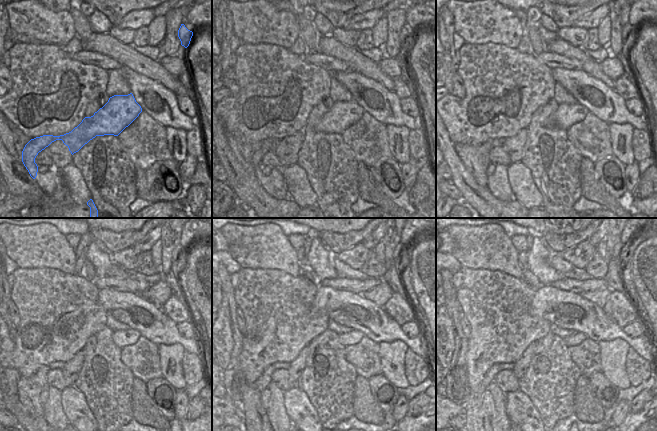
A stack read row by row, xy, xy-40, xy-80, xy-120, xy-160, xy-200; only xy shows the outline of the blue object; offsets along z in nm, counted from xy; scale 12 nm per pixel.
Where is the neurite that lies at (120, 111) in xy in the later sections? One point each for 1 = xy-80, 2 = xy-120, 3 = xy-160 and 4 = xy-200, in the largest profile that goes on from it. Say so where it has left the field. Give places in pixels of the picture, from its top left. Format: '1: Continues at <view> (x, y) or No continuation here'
1: Continues at xy-80 (566, 115)
2: Continues at xy-120 (130, 336)
3: Continues at xy-160 (354, 337)
4: Continues at xy-200 (577, 338).

